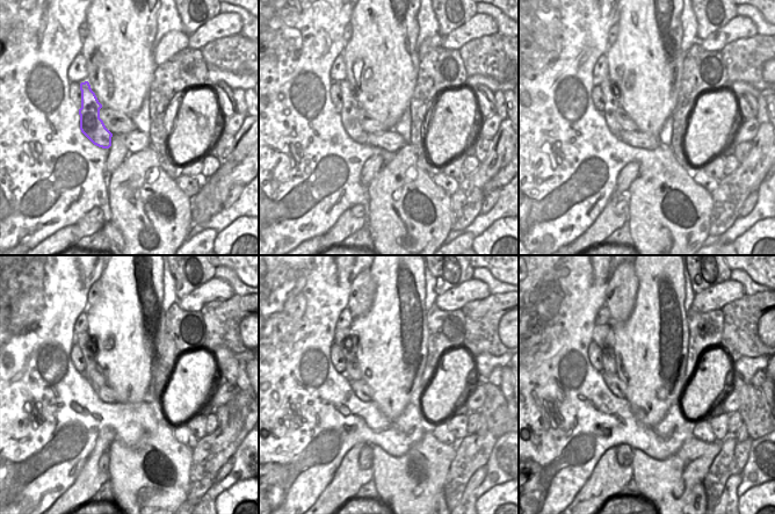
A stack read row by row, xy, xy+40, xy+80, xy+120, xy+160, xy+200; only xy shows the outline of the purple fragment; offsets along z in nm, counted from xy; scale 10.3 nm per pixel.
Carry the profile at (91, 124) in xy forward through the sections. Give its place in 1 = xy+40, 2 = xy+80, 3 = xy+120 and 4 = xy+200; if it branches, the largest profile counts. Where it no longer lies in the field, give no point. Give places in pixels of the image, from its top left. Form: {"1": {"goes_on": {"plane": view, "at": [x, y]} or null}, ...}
{"1": {"goes_on": {"plane": "xy+40", "at": [349, 111]}}, "2": {"goes_on": {"plane": "xy+80", "at": [610, 92]}}, "3": {"goes_on": {"plane": "xy+120", "at": [88, 347]}}, "4": {"goes_on": {"plane": "xy+200", "at": [603, 337]}}}

